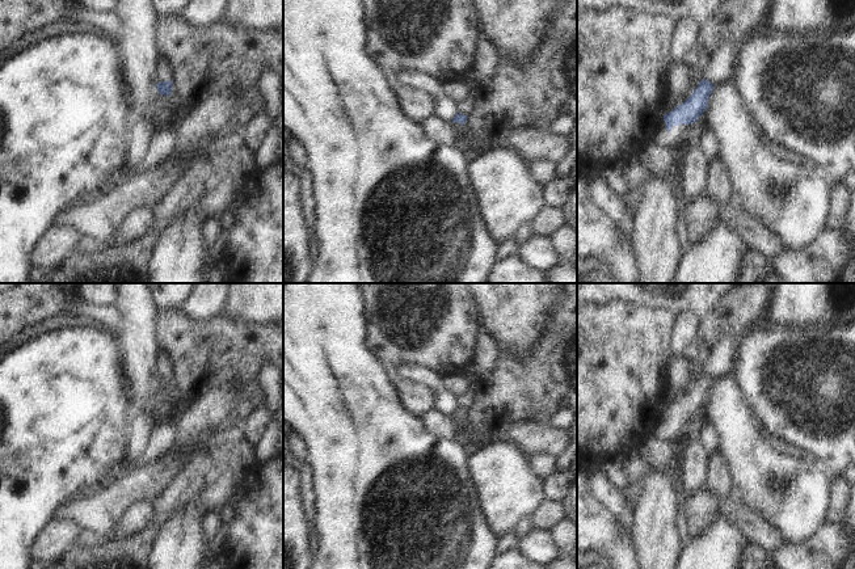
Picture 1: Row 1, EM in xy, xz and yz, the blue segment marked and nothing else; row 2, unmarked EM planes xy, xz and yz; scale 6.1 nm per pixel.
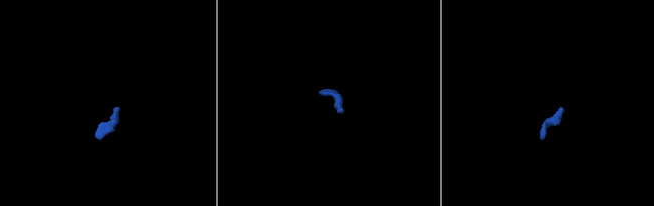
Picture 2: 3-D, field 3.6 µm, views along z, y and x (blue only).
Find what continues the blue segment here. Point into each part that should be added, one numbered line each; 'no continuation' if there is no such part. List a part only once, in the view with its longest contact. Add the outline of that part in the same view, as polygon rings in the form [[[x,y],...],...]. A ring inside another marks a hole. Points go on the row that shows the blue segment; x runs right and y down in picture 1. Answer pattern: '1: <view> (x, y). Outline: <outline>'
1: xy (164, 72). Outline: [[[157,62],[156,66],[156,80],[157,83],[169,81],[173,79],[172,68],[168,63]]]

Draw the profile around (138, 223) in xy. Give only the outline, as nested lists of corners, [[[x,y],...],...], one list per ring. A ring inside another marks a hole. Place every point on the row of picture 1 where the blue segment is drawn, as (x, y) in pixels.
[[[152,208],[134,210],[125,218],[121,227],[113,235],[110,243],[122,245],[142,239],[151,231],[153,220],[155,216]]]

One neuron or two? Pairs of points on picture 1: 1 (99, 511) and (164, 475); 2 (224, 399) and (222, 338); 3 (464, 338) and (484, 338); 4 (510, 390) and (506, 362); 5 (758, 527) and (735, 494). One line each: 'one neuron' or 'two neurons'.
1: one neuron
2: two neurons
3: two neurons
4: one neuron
5: two neurons

